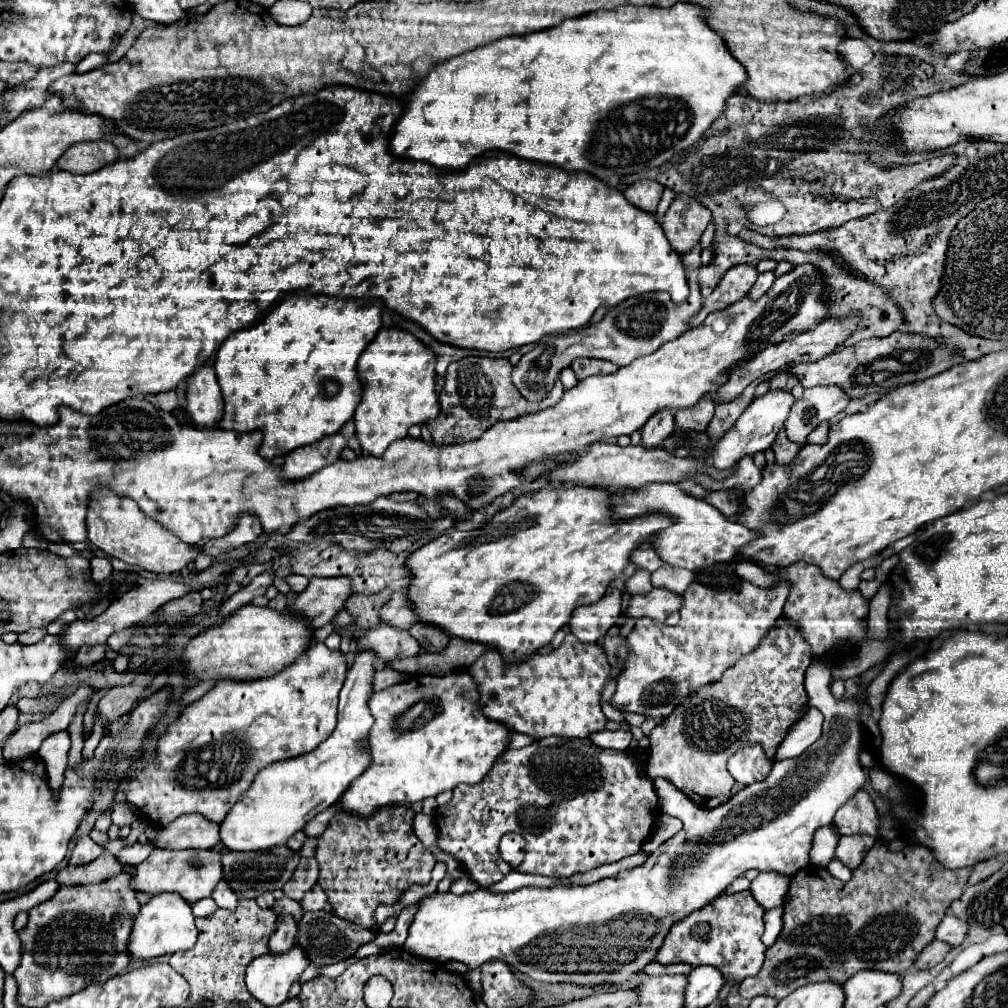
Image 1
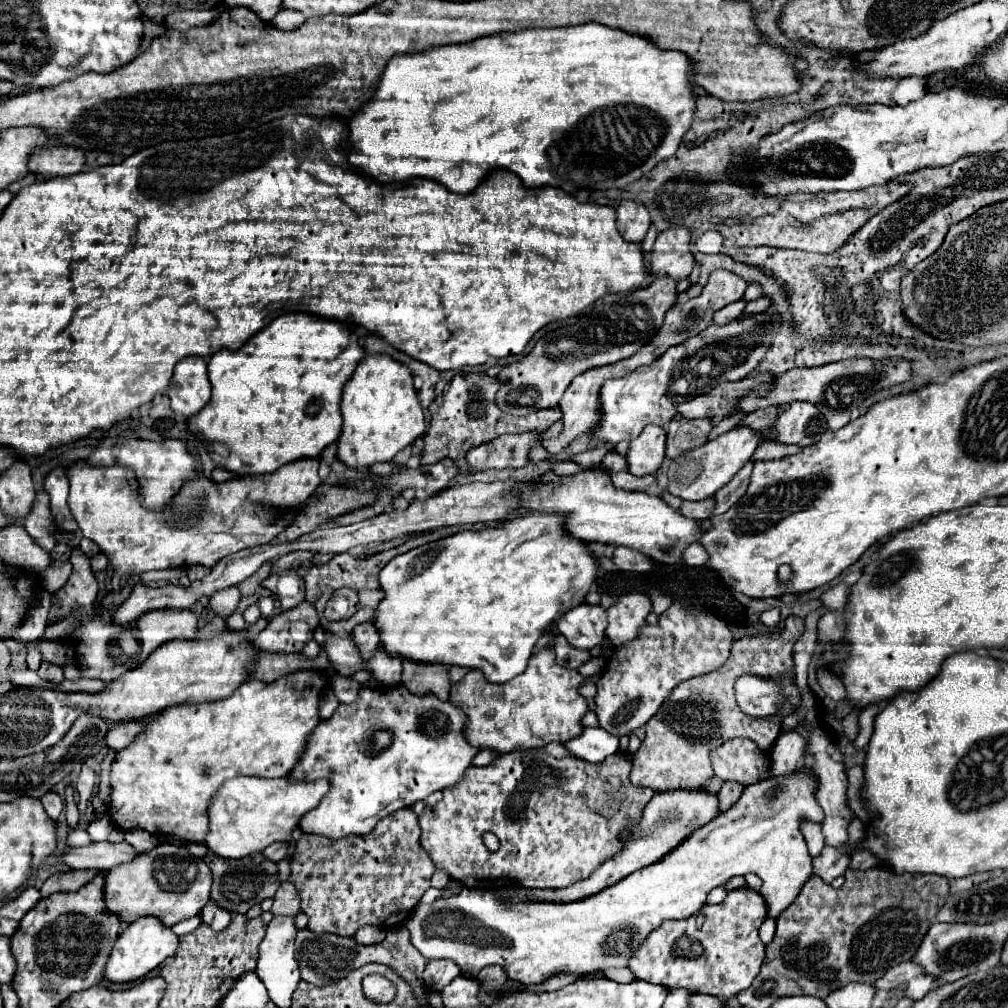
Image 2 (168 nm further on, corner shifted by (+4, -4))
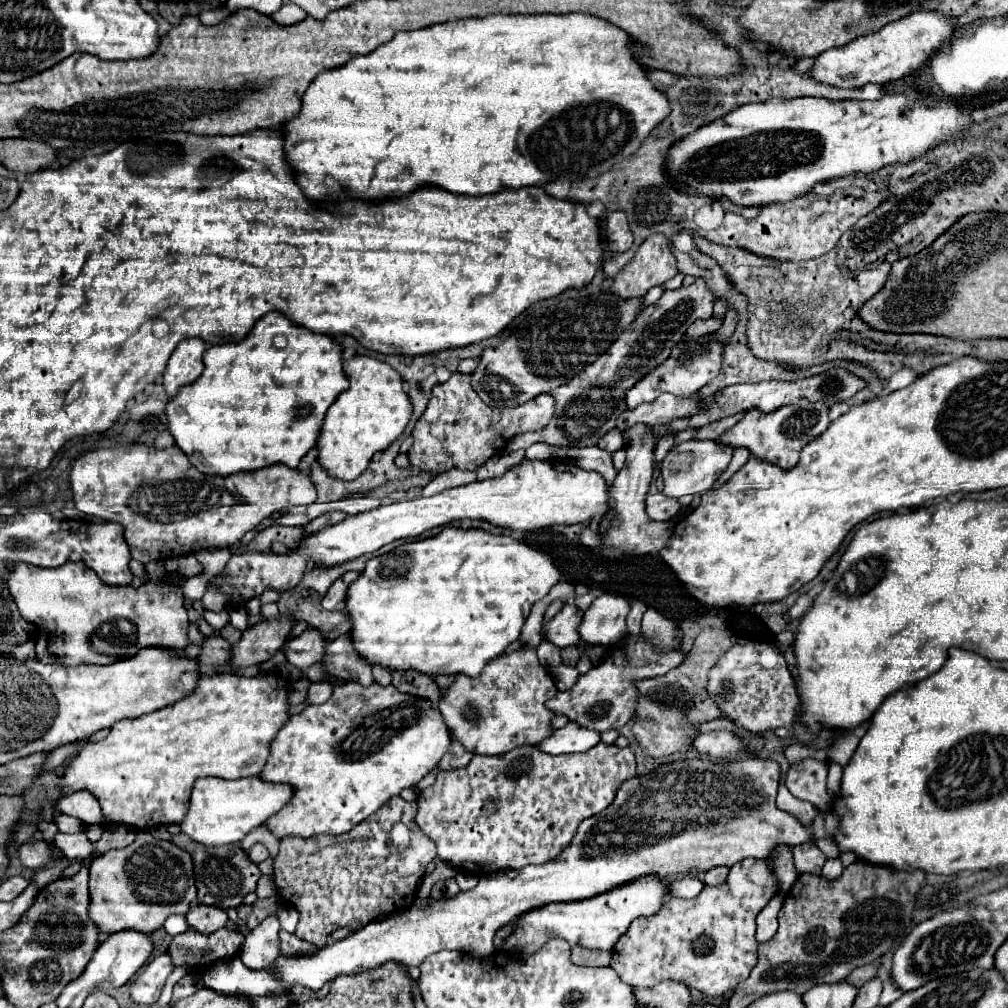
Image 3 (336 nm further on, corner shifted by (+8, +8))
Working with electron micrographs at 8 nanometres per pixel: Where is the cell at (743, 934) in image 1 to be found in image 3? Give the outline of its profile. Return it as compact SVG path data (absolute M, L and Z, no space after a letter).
M744 859L730 869L728 879L718 887L704 887L694 899L668 899L664 907L656 915L640 917L632 921L630 929L618 939L612 949L610 967L620 975L620 979L632 987L652 987L660 981L674 979L686 983L692 989L708 997L722 997L726 991L734 989L738 983L748 979L752 967L756 965L756 949L758 941L754 937L756 931L756 915L762 911L768 901L778 891L778 879L774 875L772 859Z

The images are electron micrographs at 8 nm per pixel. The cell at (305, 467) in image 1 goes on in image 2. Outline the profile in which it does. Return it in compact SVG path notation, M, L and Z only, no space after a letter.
M306 457L306 459L296 459L292 463L286 463L274 473L236 477L224 483L212 483L204 475L198 475L196 479L188 481L182 487L180 495L176 495L172 505L164 507L160 513L154 513L154 511L144 509L136 501L136 495L134 495L136 483L134 483L134 473L130 469L120 467L120 465L90 467L88 463L76 461L68 469L68 477L70 477L68 505L82 535L94 541L100 547L100 551L110 559L114 567L112 583L114 583L114 589L118 589L120 577L130 575L130 573L140 575L152 569L174 569L174 567L190 567L190 565L214 567L226 555L232 555L240 549L270 543L288 525L288 521L274 519L274 515L268 509L264 509L264 505L270 503L272 507L278 507L278 509L294 509L294 507L298 509L300 505L304 505L320 485L318 465L320 465L318 457L316 459Z

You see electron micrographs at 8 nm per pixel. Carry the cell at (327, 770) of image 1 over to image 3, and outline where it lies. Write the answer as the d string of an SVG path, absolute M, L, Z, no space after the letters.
M202 777L196 779L192 797L190 797L190 809L180 823L182 833L186 833L190 839L204 843L204 845L232 845L238 843L248 831L254 827L264 825L268 817L278 813L290 799L292 791L288 791L290 785L276 785L276 783L260 783L258 777L246 777L246 779L218 779L218 777Z

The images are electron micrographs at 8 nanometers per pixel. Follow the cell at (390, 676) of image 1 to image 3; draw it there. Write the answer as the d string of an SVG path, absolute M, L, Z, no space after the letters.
M318 681L318 683L312 683L308 687L308 695L306 695L306 701L308 705L320 705L320 703L326 703L332 695L332 685L328 681Z

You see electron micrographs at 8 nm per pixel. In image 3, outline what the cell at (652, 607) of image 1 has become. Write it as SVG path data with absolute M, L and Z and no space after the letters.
M600 595L582 613L578 627L580 641L590 645L614 645L626 635L626 615L630 607L618 595Z

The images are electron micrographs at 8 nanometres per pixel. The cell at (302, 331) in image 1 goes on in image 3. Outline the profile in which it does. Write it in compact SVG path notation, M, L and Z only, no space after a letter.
M268 313L264 315L254 327L252 331L238 343L222 343L222 345L212 345L210 349L204 351L204 371L200 375L200 379L196 379L196 383L190 383L188 387L182 387L180 389L180 395L172 397L166 405L166 419L168 419L168 431L170 435L174 437L174 443L186 453L186 455L192 455L192 453L198 453L200 455L200 461L202 465L206 465L206 471L208 475L220 475L220 477L228 477L228 475L234 475L234 473L242 473L242 471L256 471L256 469L264 469L264 467L270 467L272 463L284 463L286 467L292 467L296 469L300 459L316 445L316 439L318 439L318 433L320 433L320 425L324 421L324 415L328 411L328 407L336 401L336 397L348 389L348 379L342 371L342 351L340 351L340 345L336 345L332 341L332 337L328 335L318 335L318 333L312 333L304 327L298 327L298 325L292 325L290 319L286 319L282 313Z

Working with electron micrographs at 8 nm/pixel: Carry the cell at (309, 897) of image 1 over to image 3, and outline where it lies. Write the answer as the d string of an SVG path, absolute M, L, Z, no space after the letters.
M268 915L258 927L248 931L244 937L240 959L246 967L252 969L268 969L274 959L280 955L280 939L278 939L280 923L276 915Z

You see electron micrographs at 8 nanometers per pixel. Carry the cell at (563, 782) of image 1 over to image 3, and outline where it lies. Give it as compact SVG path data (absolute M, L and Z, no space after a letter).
M606 743L572 755L548 755L534 745L516 747L498 757L474 755L464 769L438 771L436 783L418 795L418 813L414 821L436 843L438 857L458 871L486 875L502 869L542 865L556 859L572 841L580 821L604 811L614 801L622 781L632 777L636 777L632 747L620 749Z

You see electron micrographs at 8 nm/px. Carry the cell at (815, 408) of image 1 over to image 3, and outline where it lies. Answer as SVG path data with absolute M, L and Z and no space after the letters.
M800 399L794 405L784 405L778 407L772 413L758 413L758 411L748 411L734 427L724 431L720 435L722 443L732 443L736 447L746 447L752 457L764 459L772 465L778 465L780 469L792 469L798 463L800 451L816 439L820 433L824 433L830 425L828 417L828 407L822 403L812 403L808 399Z

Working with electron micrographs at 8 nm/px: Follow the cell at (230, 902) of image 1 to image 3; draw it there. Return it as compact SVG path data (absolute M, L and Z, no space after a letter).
M196 905L186 913L186 921L188 921L190 929L196 929L196 931L208 935L208 933L214 933L216 929L224 927L228 921L228 915L222 909Z

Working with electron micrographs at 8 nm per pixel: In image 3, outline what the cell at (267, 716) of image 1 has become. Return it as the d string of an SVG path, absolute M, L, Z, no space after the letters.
M236 673L200 677L196 691L186 695L186 699L180 699L160 711L142 715L140 719L118 721L106 739L84 743L60 779L60 795L72 795L84 789L90 791L100 803L100 825L104 827L116 823L148 831L166 823L182 823L184 815L188 813L192 785L198 777L240 779L260 775L268 759L270 741L288 719L286 687L282 683L282 679L266 673L256 677L244 677Z

